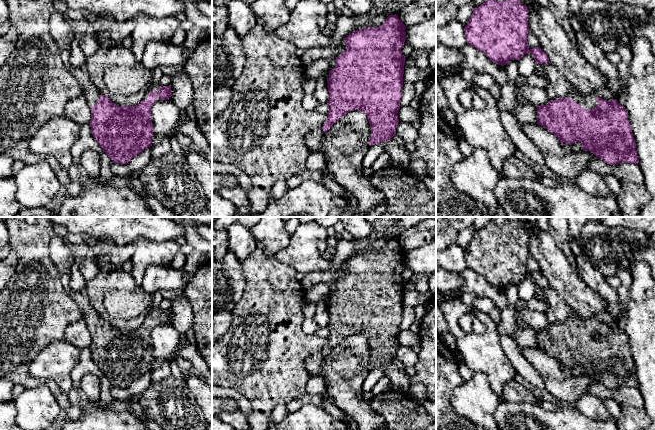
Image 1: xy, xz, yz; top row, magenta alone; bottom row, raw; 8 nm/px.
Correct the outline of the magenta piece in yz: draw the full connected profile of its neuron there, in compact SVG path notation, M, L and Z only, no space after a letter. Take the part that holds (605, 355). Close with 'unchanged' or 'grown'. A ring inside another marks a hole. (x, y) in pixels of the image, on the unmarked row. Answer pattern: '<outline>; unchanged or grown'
M576 313L565 322L550 324L546 329L536 330L537 348L554 358L563 370L579 366L581 374L593 377L607 388L622 386L639 387L635 363L628 345L628 337L616 323L604 324L595 318L582 318Z; grown

